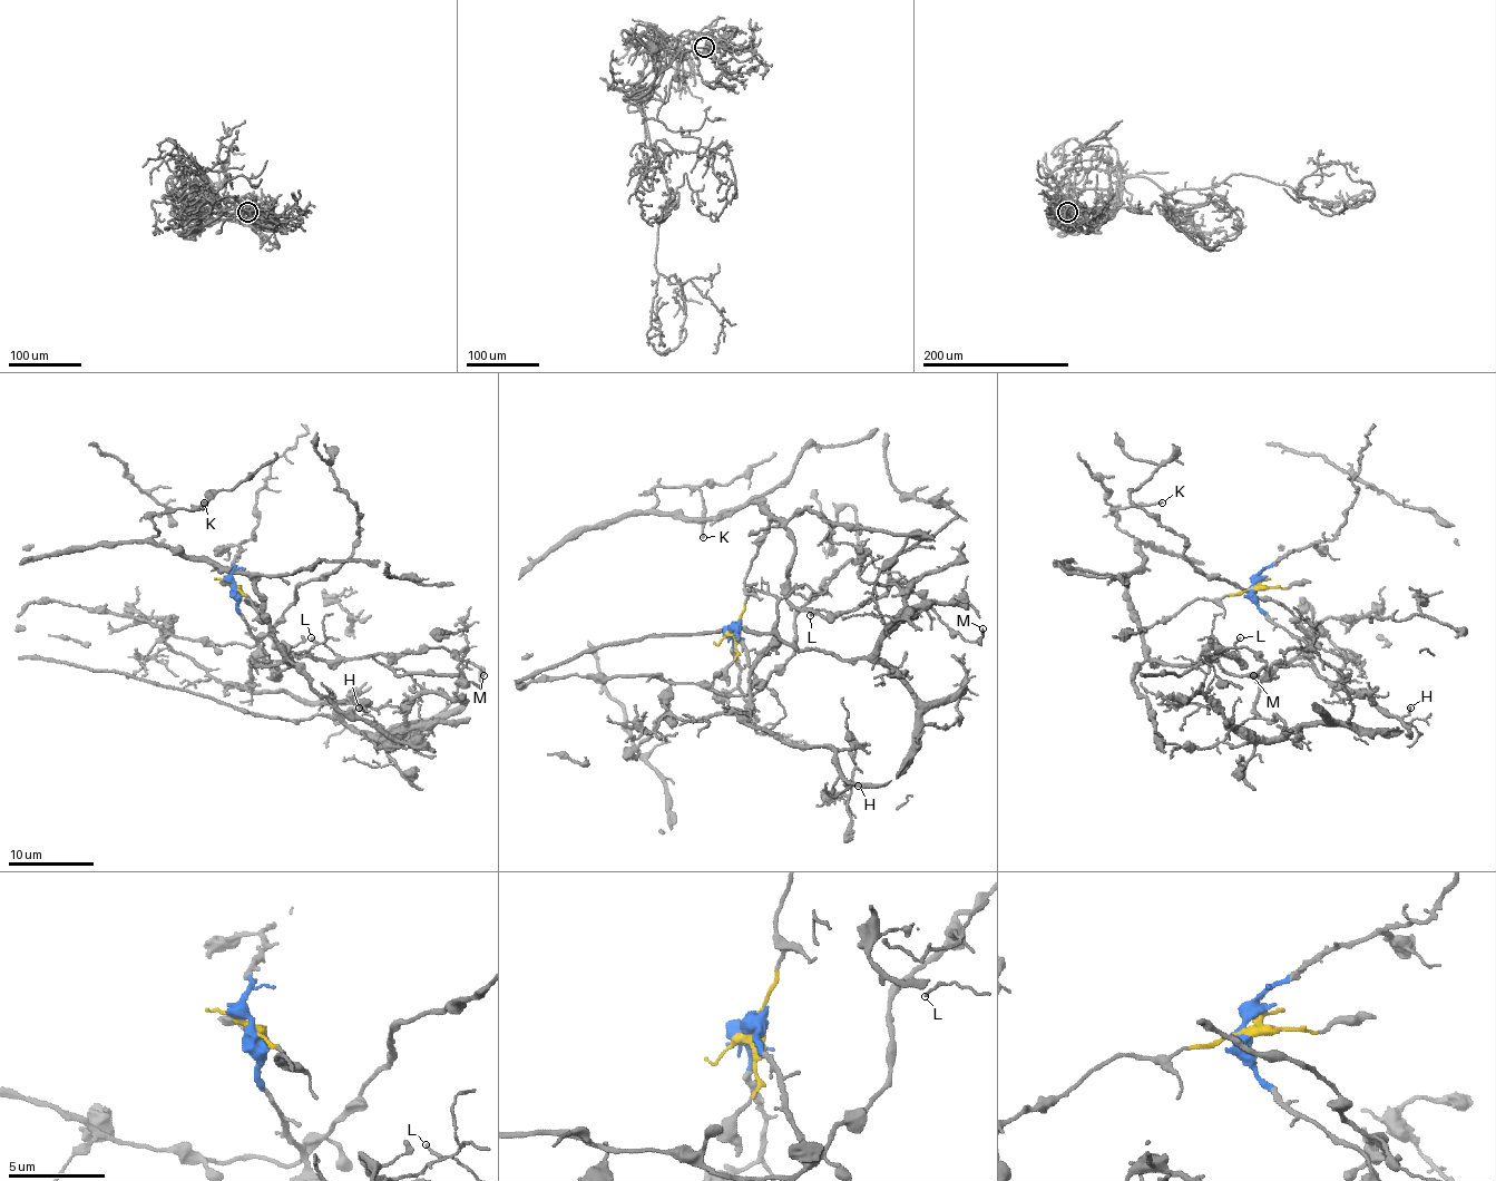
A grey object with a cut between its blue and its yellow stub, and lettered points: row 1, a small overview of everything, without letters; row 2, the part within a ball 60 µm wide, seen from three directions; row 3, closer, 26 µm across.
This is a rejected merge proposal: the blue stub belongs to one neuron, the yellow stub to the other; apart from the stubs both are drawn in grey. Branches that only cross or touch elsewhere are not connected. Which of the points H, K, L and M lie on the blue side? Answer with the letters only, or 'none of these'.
H

